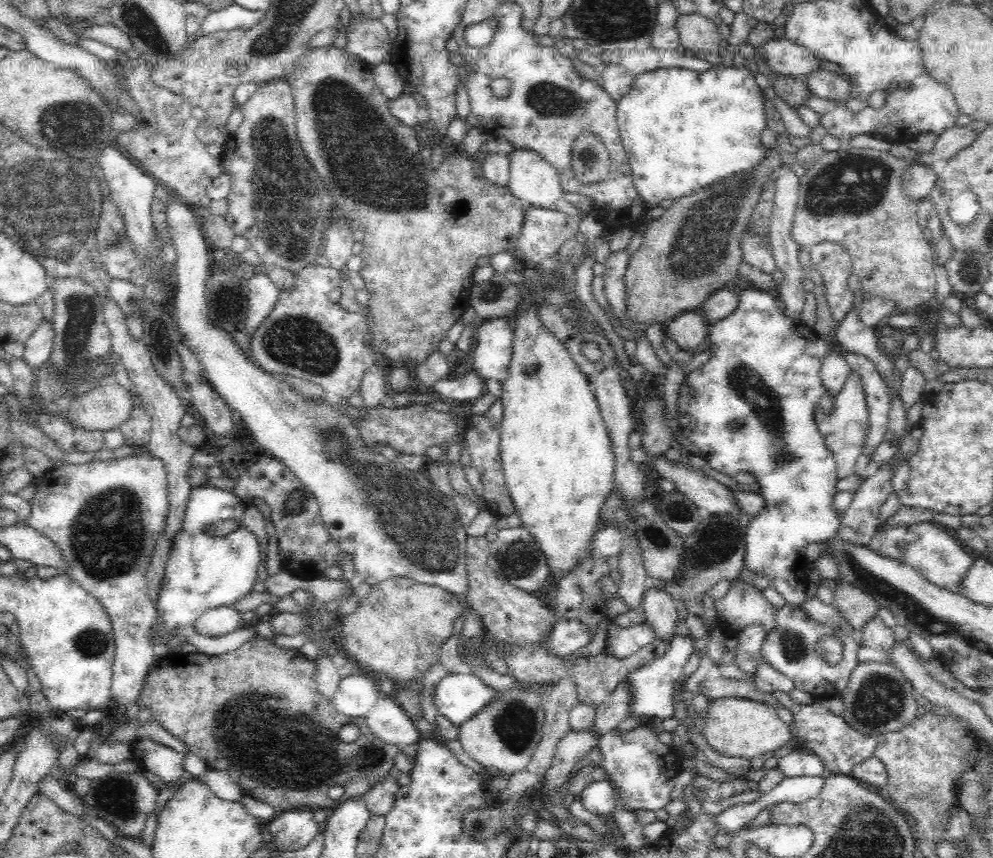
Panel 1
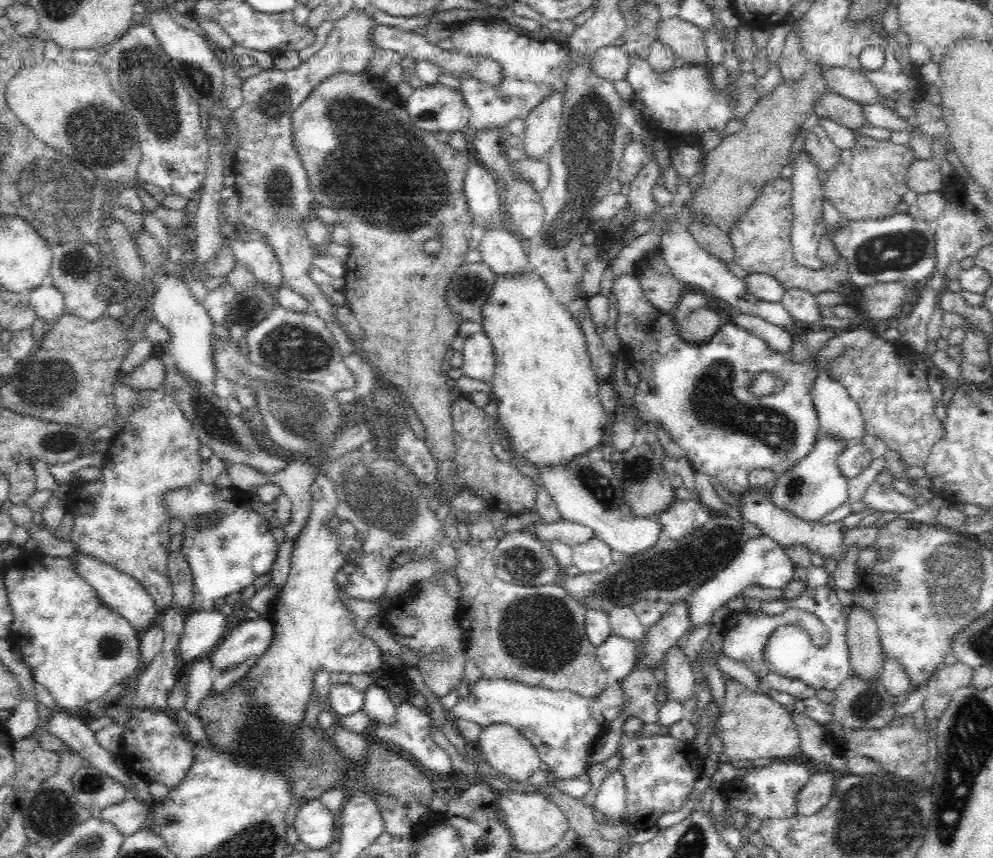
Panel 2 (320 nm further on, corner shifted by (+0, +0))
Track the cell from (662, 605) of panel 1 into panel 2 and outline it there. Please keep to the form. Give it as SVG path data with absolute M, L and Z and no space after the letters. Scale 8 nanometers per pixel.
M681 644L670 647L663 660L667 698L680 704L695 699L698 691L699 674L692 669Z

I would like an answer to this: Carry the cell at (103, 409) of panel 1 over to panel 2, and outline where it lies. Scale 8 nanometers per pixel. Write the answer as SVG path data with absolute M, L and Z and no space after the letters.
M151 355L146 362L123 376L123 381L134 390L158 389L165 384L167 376L166 360L162 356Z

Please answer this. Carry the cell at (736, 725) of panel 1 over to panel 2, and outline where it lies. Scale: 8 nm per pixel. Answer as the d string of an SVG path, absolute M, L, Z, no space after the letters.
M730 682L725 686L725 700L716 721L716 735L721 739L719 760L740 765L754 758L794 758L800 756L800 738L793 718L785 707L769 696L756 693L743 684Z

